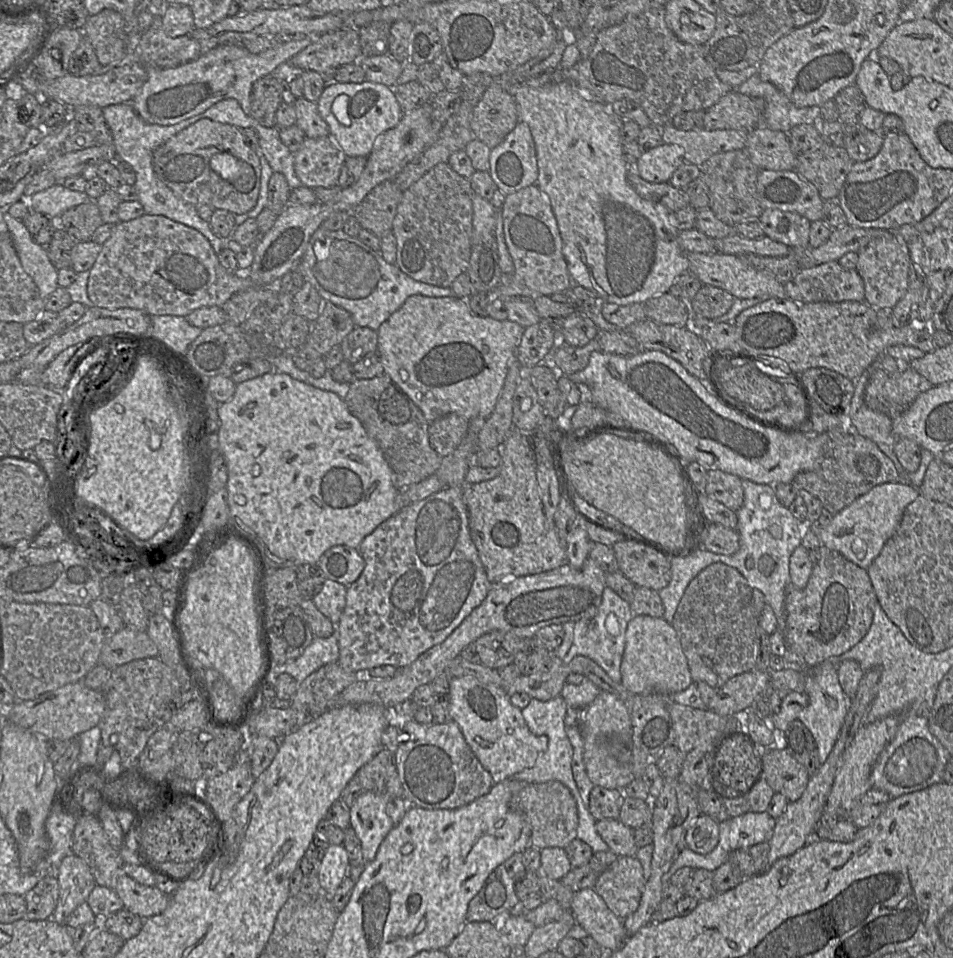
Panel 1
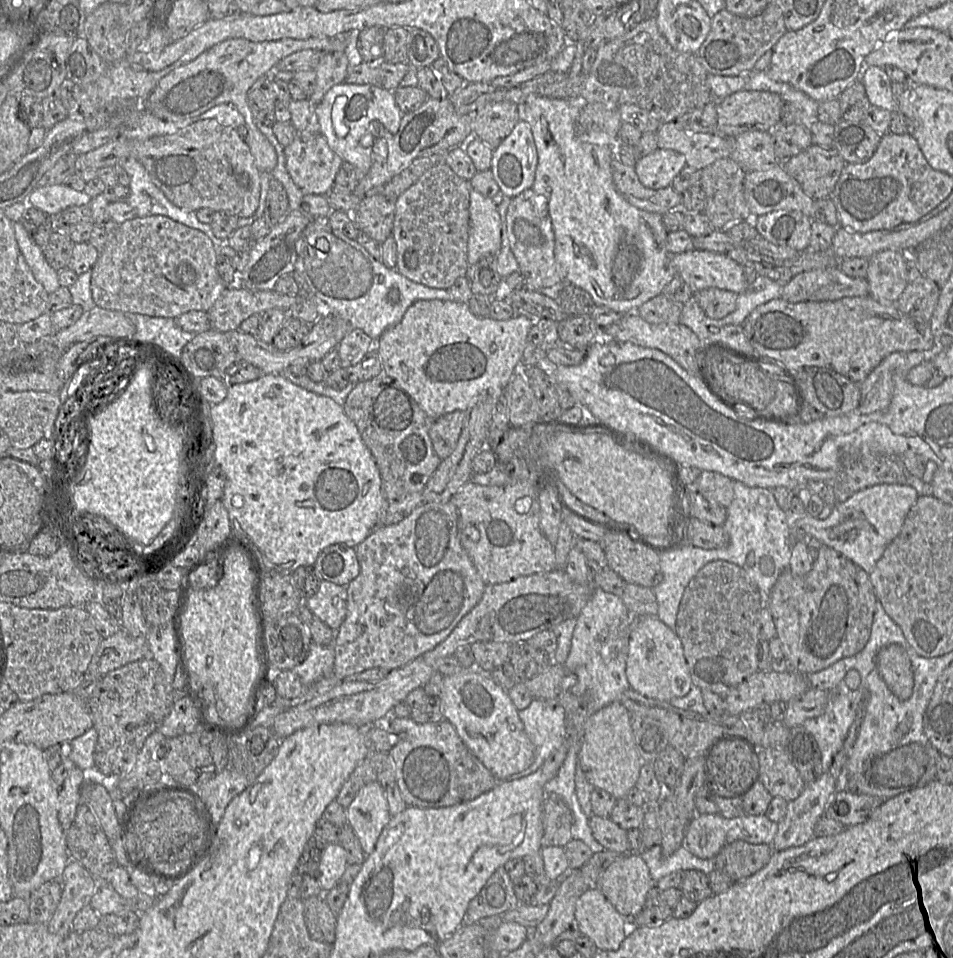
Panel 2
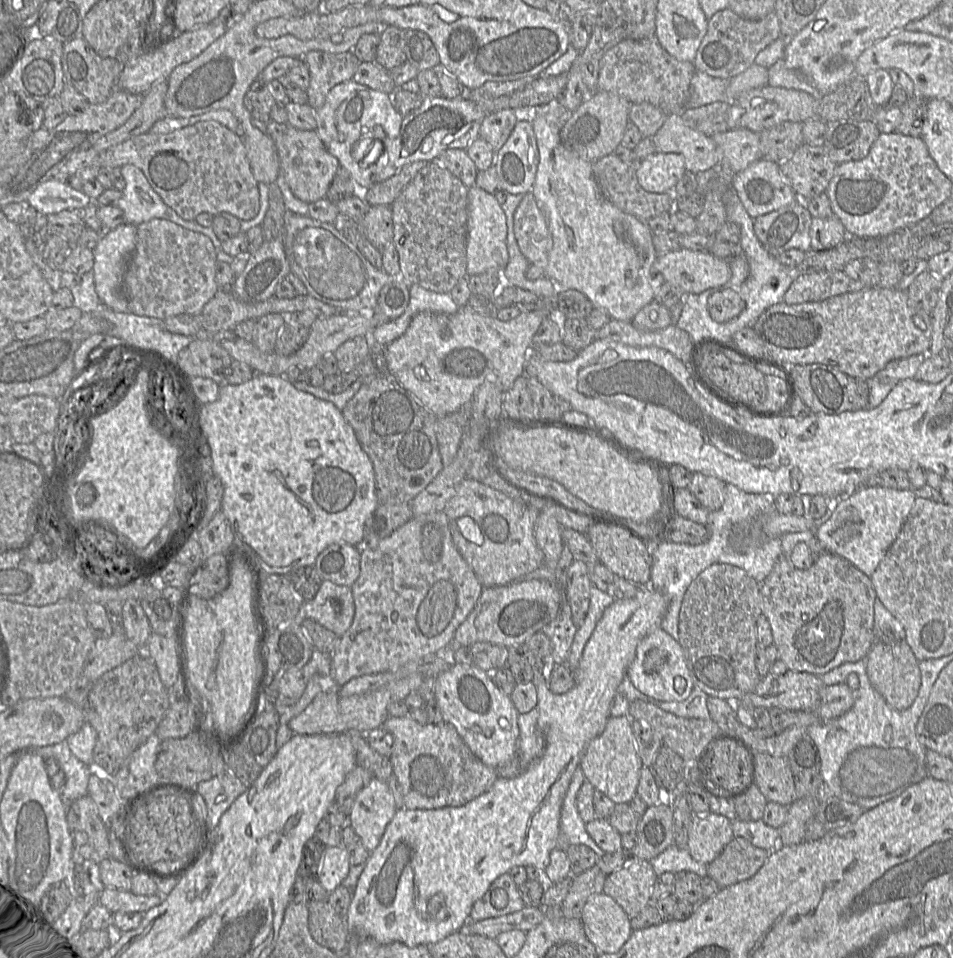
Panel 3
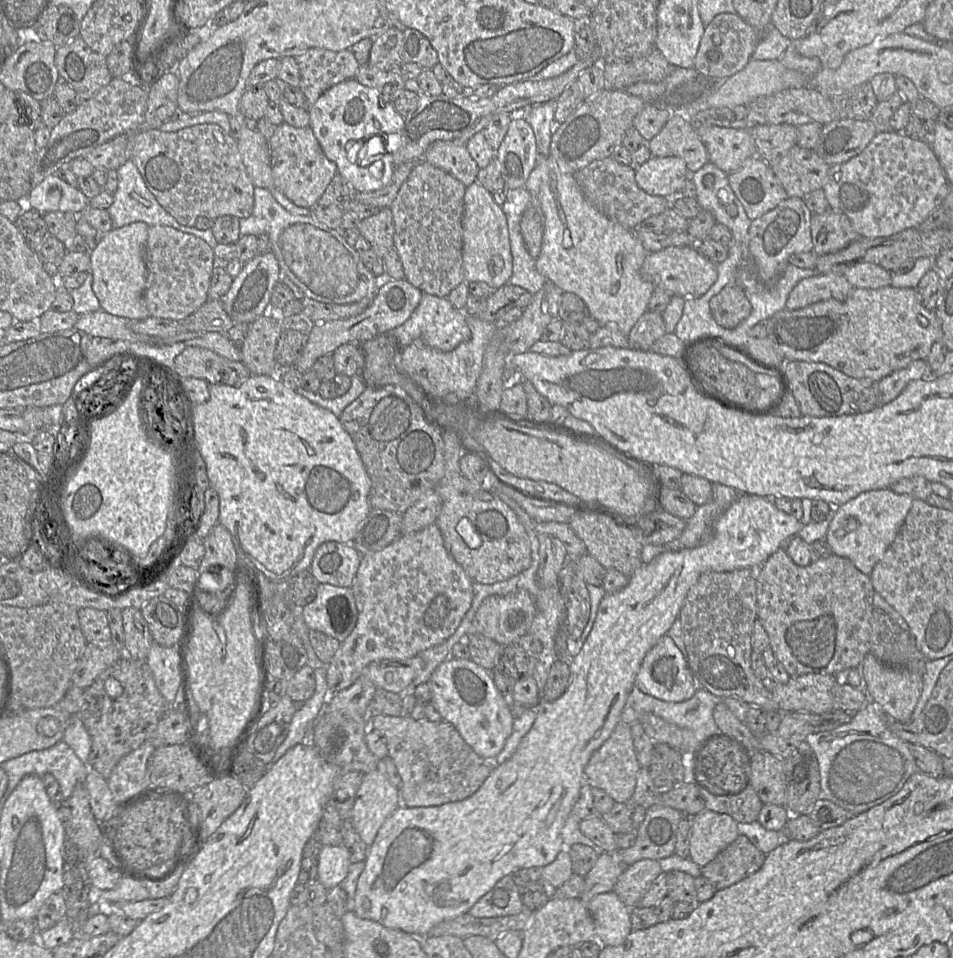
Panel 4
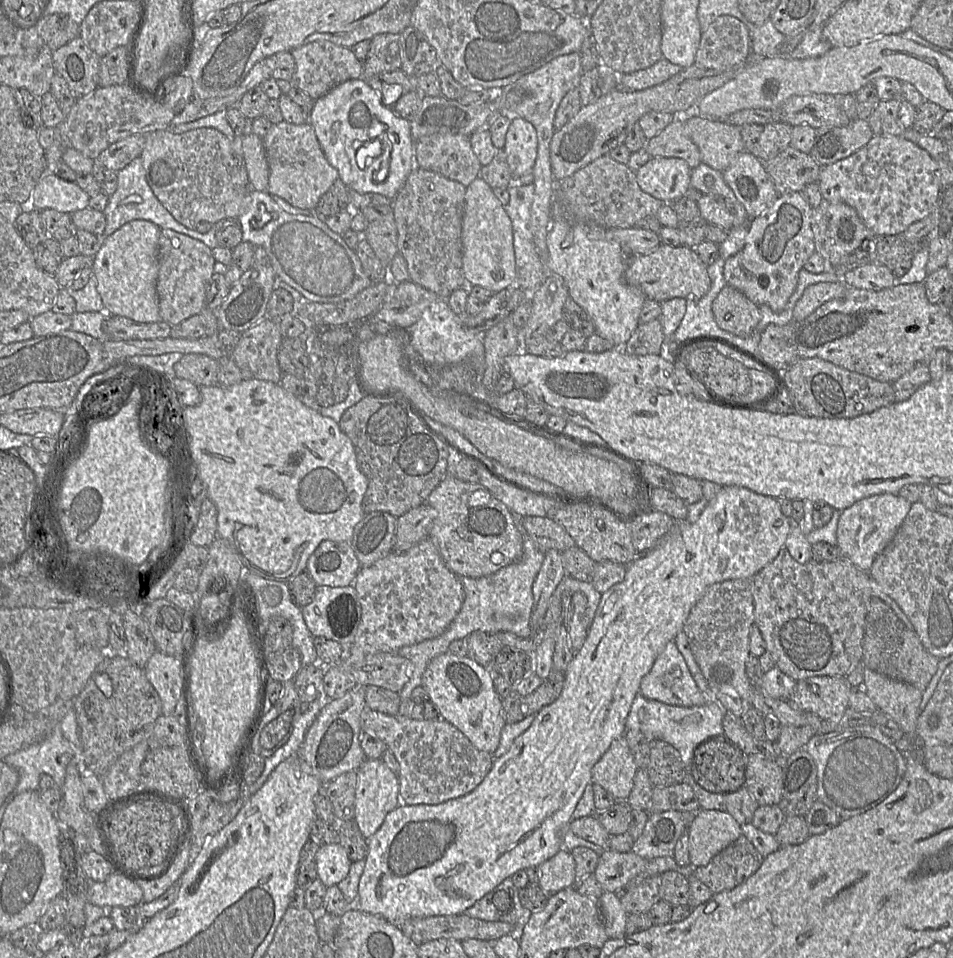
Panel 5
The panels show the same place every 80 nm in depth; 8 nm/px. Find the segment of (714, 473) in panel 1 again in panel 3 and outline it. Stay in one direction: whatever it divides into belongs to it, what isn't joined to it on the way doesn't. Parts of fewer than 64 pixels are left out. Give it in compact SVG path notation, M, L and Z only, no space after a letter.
M697 472L687 488L709 511L715 511L724 504L726 484L716 477Z

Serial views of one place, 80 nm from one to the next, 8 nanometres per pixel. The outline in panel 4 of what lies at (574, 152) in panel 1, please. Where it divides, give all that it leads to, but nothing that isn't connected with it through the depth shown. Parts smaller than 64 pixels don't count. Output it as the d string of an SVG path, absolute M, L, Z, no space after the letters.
M539 155L539 160L537 161L533 171L530 173L529 178L525 184L525 188L532 195L533 206L535 206L543 216L543 239L540 254L536 258L537 271L546 277L548 281L553 282L559 289L561 289L561 291L574 293L579 298L581 298L586 304L590 316L596 319L601 326L611 325L612 327L617 328L623 335L628 336L638 319L648 310L649 300L656 289L656 286L652 282L645 280L641 276L640 269L645 257L647 256L647 251L644 249L642 243L637 237L635 231L636 229L629 229L617 222L612 221L599 212L590 203L588 203L575 179L575 175L563 172L551 155Z

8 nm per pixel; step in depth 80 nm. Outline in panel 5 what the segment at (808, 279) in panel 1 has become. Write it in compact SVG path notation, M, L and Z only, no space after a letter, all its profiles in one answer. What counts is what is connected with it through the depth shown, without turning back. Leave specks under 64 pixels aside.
M843 279L808 286L794 307L793 320L803 320L827 301L844 297L847 289Z

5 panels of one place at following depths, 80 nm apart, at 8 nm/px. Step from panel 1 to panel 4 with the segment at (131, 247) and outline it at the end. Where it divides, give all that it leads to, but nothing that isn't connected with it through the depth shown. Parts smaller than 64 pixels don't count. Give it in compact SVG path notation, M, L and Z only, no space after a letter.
M149 226L144 300L150 316L182 321L196 312L208 300L214 258L213 248L197 236L170 226Z

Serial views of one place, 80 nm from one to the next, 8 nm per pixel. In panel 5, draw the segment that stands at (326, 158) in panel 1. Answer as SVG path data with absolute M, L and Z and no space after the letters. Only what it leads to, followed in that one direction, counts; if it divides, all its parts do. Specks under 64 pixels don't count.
M282 121L272 124L262 138L269 165L267 191L301 209L314 211L319 199L339 179L338 171L327 161L312 125Z

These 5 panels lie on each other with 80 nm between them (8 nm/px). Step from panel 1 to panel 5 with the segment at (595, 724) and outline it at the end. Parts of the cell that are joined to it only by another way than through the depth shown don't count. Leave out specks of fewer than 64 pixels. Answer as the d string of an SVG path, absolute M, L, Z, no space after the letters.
M625 736L615 738L592 768L592 784L598 784L616 801L626 802L637 771Z

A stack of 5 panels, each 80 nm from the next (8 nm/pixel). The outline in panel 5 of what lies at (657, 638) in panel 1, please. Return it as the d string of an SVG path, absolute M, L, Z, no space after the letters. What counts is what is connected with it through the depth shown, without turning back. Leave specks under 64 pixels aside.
M674 640L655 660L653 667L641 680L640 694L668 705L702 706L713 699L710 692L701 691Z

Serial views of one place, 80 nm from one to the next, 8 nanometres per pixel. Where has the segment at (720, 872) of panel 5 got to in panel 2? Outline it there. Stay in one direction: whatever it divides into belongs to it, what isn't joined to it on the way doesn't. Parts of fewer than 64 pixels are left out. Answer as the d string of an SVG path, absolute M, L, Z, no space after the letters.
M737 840L725 844L714 857L715 869L729 876L733 883L752 876L770 860L773 848L768 844L750 844Z

